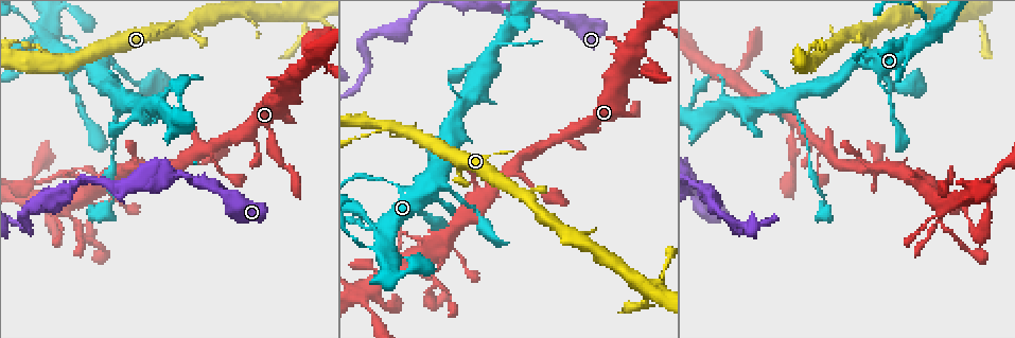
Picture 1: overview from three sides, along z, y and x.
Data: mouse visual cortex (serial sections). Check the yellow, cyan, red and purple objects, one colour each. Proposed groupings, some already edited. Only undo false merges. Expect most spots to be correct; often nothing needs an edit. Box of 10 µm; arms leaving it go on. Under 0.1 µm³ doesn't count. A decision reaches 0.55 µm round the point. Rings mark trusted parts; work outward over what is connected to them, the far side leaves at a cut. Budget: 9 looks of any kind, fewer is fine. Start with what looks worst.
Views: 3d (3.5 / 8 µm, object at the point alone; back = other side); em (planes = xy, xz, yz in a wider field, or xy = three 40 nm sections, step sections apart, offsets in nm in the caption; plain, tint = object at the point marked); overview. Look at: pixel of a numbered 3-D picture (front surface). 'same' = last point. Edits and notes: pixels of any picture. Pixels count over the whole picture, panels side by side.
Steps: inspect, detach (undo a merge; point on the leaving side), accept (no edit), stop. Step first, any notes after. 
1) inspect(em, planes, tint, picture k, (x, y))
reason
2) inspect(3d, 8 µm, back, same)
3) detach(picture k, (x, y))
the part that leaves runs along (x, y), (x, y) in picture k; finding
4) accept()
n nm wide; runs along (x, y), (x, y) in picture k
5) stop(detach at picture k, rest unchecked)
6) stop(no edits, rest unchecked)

inspect(3d, 3.5 µm, picture 1, (359, 77))

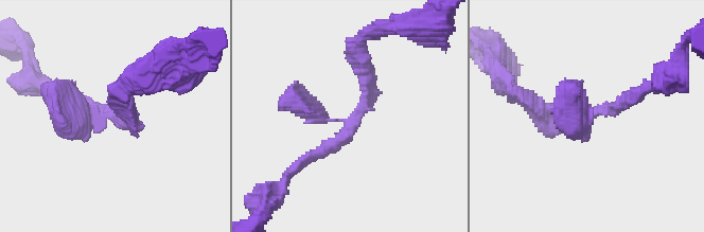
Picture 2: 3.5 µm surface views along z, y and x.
inspect(em, xy, step 1, tint, picture 2, (118, 119))
3 arms; arms of 150, 250, 250 nm; now the EM

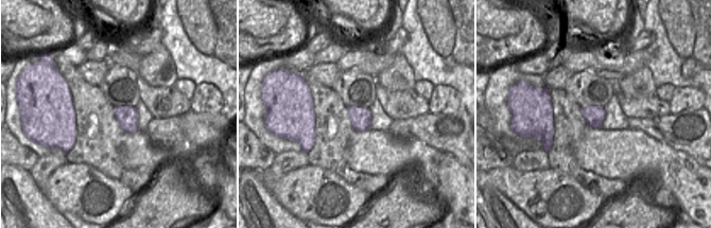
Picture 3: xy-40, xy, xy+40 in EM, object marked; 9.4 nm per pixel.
accept()
runs along (527, 97), (590, 118), (579, 85) in picture 2; all the same cell

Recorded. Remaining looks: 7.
inspect(3d, 3.5 µm, picture 1, (823, 198))
narrows sharply

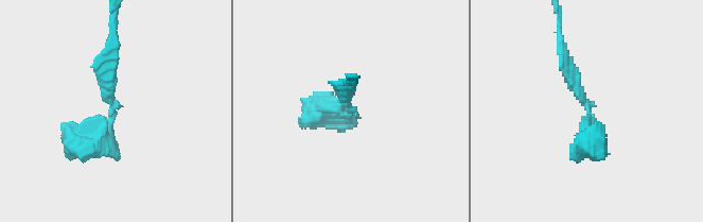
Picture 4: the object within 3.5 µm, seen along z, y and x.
inspect(em, xy, step 1, tint, picture 4, (587, 110))

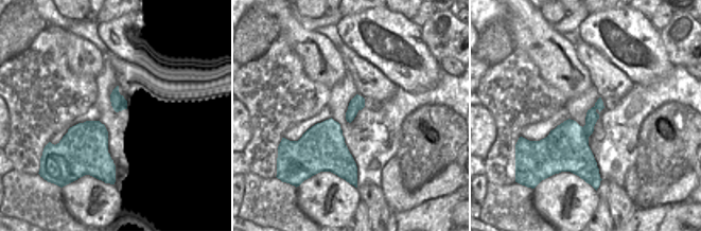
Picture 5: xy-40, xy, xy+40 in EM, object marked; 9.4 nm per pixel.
accept()
200 nm wide; runs along (109, 49), (112, 115), (89, 140), (64, 124) in picture 4; all the same cell

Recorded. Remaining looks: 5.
inspect(3d, 3.5 µm, picture 1, (52, 58))
a narrow waist

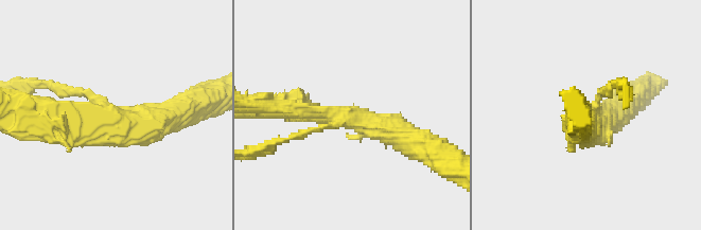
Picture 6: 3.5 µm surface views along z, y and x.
inspect(em, xy, step 3, plain, picture 6, (350, 119))
3 arms; arms of 100, 300, 400 nm; need the tissue

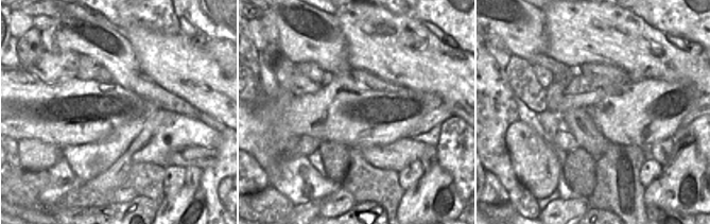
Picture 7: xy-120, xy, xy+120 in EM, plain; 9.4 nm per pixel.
inspect(em, xy, step 3, tint, same)
with the object marked

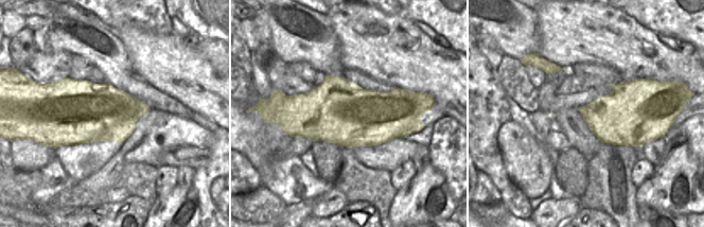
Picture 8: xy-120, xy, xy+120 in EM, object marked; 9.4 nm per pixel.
accept()
runs along (412, 139), (363, 120), (281, 109) in picture 6; continuous, no second cell

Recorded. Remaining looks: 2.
inspect(3d, 3.5 µm, picture 1, (366, 290))

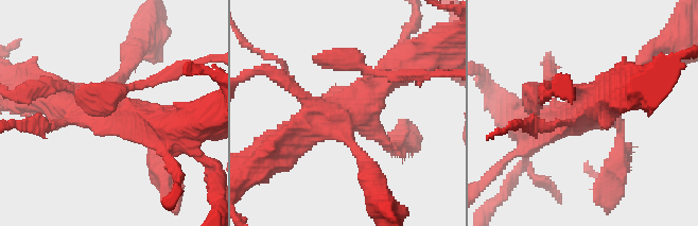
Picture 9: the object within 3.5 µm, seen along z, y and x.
inspect(em, planes, tint, picture 9, (346, 113))
need the tissue

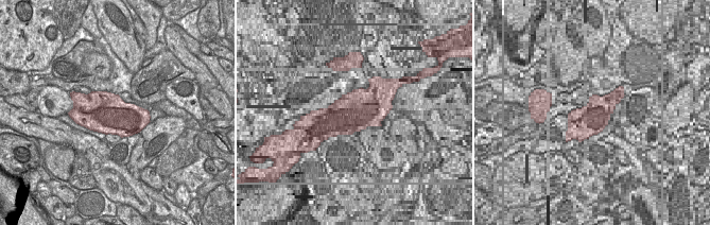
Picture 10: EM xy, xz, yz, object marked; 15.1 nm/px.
accept()
runs along (399, 68), (295, 149) in picture 9; continuous, no second cell

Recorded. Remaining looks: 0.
stop(no edits, rest unchecked)

